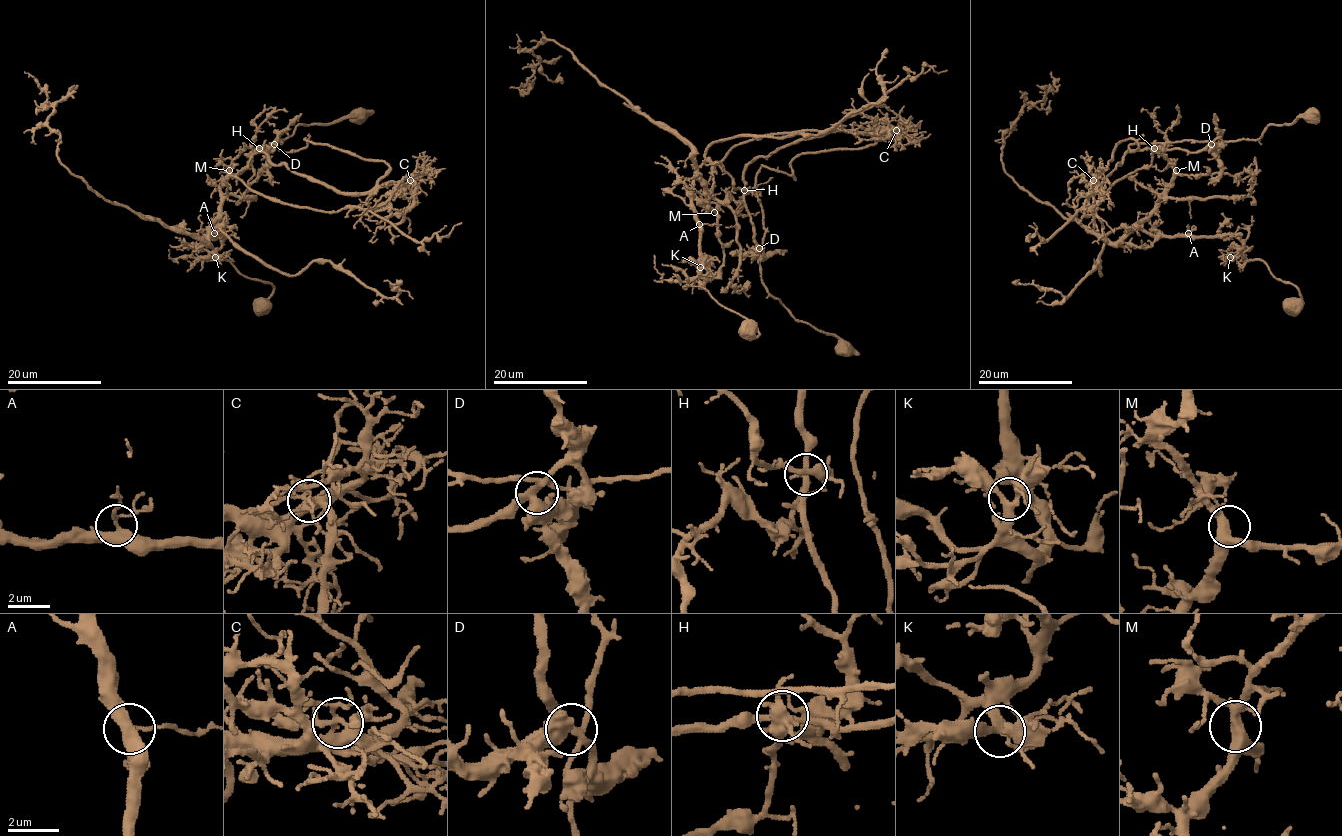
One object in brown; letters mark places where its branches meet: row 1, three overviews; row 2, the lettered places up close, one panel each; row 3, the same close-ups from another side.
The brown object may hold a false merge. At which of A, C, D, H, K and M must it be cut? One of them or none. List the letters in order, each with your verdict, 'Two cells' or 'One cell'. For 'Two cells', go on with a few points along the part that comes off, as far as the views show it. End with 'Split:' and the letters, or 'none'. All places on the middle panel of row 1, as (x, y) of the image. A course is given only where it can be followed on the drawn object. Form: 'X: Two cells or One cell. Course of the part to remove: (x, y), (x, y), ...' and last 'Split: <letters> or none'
A: One cell
C: One cell
D: One cell
H: Two cells. Course of the part to remove: (744, 190), (744, 168), (785, 145), (824, 132), (899, 128), (885, 138), (857, 142), (863, 139)
K: One cell
M: One cell
Split: H

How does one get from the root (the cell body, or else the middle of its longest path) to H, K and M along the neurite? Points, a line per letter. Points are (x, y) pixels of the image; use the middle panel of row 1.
H: (747, 329), (759, 334), (689, 285), (707, 276), (692, 181), (710, 195), (720, 163), (744, 190)
K: (747, 329), (752, 329), (753, 337), (759, 334), (746, 318), (726, 309), (705, 289), (689, 285), (700, 267)
M: (747, 329), (753, 337), (759, 334), (705, 289), (689, 285), (707, 276), (692, 202), (696, 177), (714, 212)

